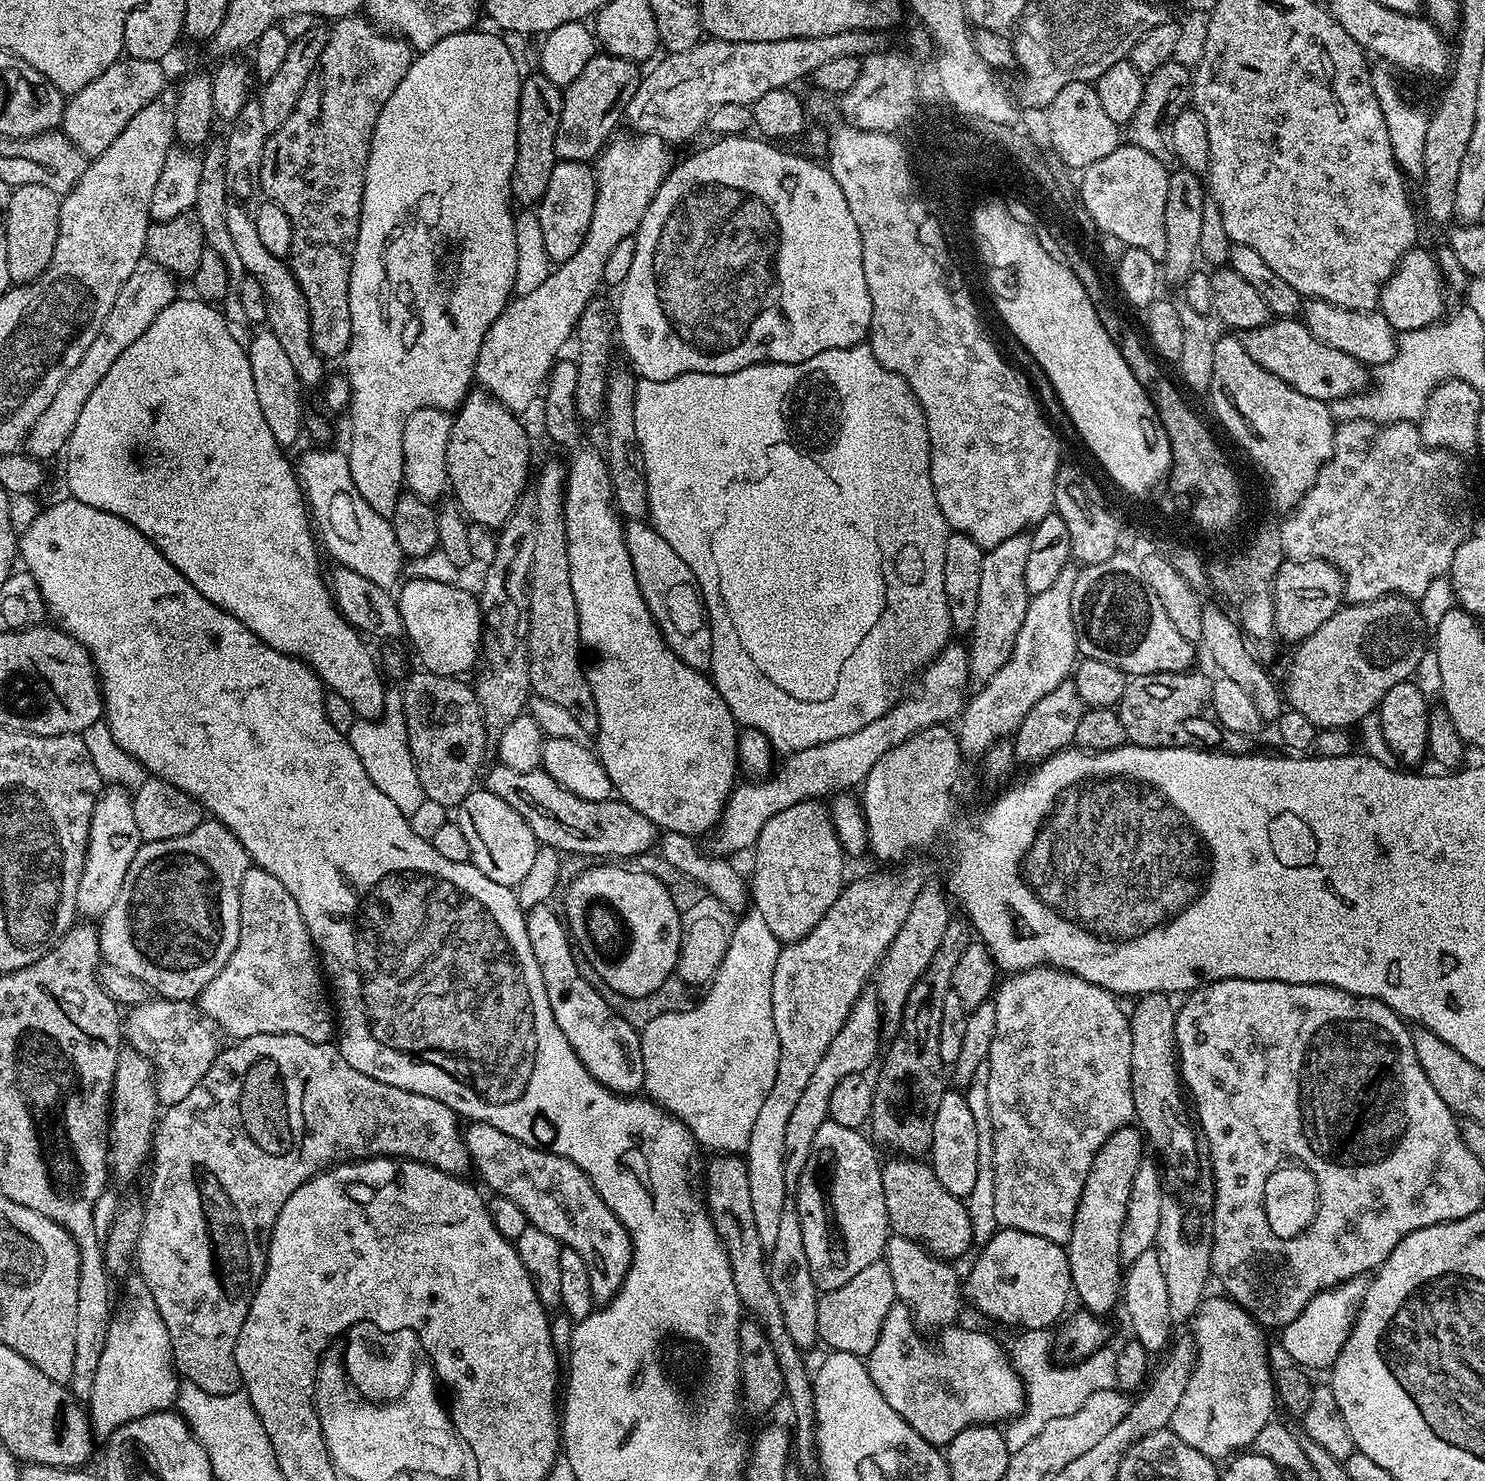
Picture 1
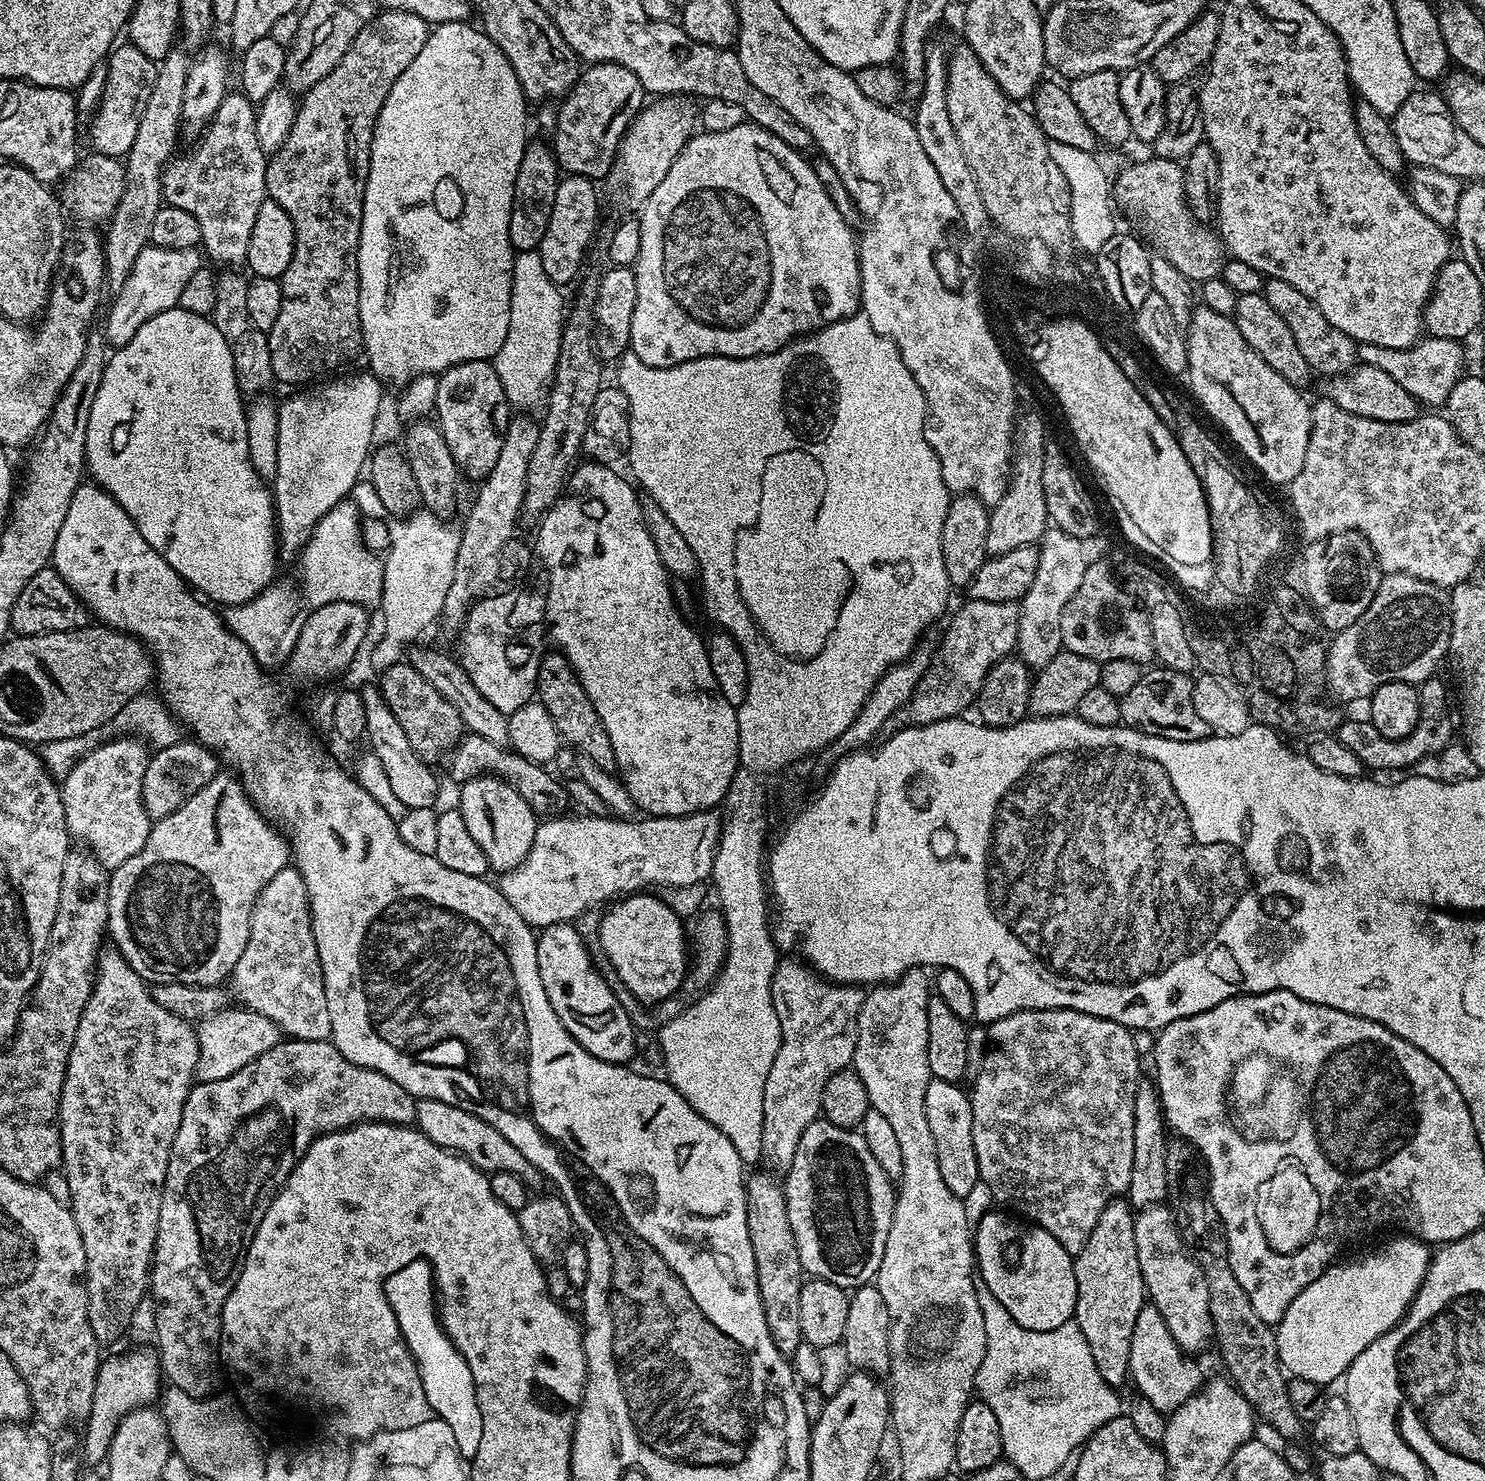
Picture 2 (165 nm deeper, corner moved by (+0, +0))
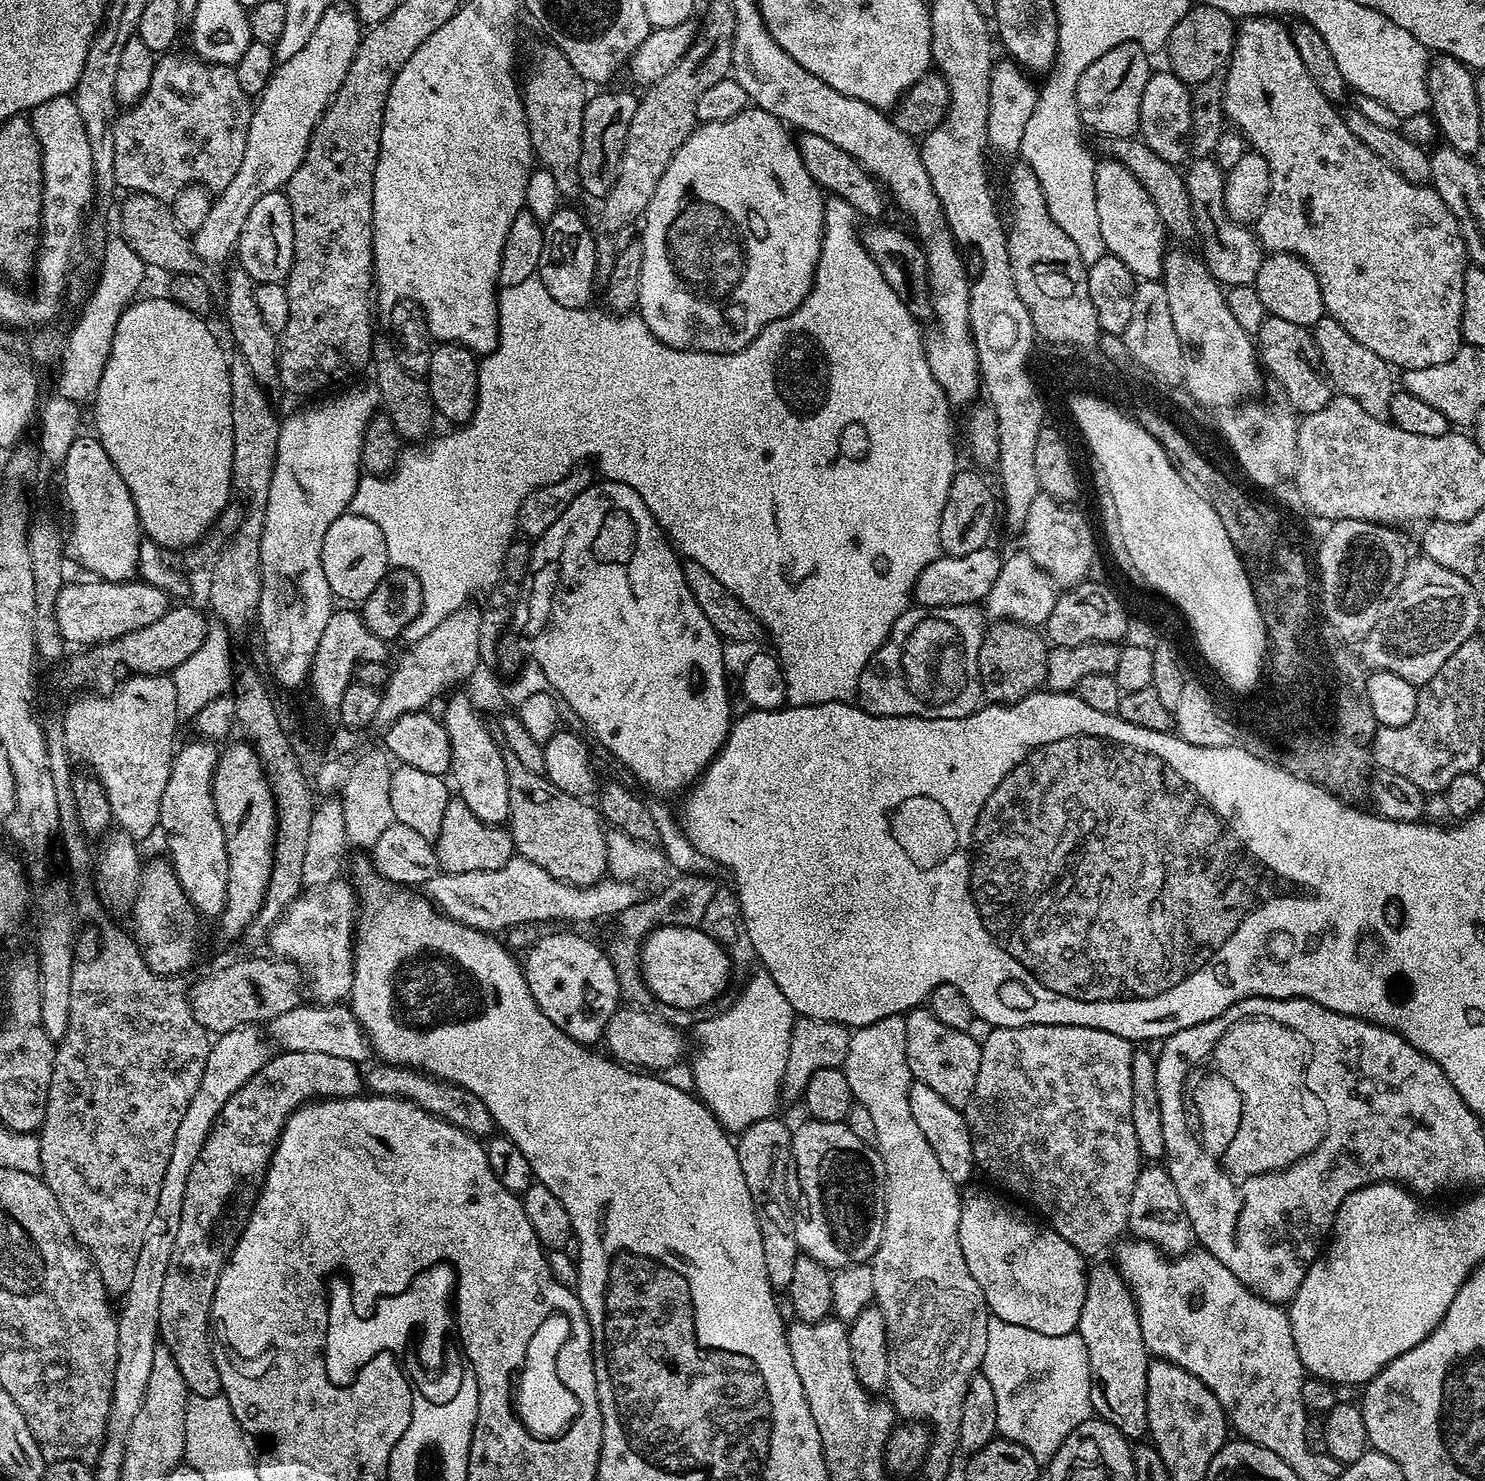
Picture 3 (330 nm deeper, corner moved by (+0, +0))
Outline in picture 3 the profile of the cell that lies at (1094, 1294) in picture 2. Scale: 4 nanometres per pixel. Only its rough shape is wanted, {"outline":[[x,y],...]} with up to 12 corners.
{"outline":[[1113,1263],[1088,1268],[1076,1327],[1092,1411],[1143,1437],[1150,1353]]}

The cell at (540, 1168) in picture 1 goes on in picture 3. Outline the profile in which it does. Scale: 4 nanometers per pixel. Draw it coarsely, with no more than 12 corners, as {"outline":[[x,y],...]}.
{"outline":[[376,1062],[377,1096],[412,1100],[477,1138],[493,1135],[490,1110],[470,1090],[426,1072]]}

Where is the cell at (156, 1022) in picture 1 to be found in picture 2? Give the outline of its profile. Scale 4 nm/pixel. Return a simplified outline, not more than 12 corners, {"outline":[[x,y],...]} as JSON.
{"outline":[[243,1006],[199,1021],[196,1080],[230,1078],[282,1040]]}

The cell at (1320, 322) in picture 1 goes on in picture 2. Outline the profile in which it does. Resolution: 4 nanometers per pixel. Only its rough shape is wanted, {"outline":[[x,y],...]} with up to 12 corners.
{"outline":[[1461,341],[1358,348],[1421,405],[1447,405],[1465,375]]}

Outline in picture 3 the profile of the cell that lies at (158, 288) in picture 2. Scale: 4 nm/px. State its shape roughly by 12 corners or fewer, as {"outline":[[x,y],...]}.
{"outline":[[322,14],[252,109],[238,174],[191,233],[205,265],[233,259],[262,194],[302,166],[361,39]]}

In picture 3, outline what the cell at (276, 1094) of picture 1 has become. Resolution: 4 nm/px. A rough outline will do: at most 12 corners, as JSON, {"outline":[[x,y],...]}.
{"outline":[[281,1051],[226,1102],[186,1182],[158,1340],[221,1395],[214,1290],[286,1122],[361,1065]]}

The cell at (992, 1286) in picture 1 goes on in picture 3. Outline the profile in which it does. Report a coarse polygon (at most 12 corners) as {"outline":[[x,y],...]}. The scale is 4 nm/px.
{"outline":[[991,1187],[960,1194],[958,1242],[989,1313],[1076,1331],[1086,1257]]}

